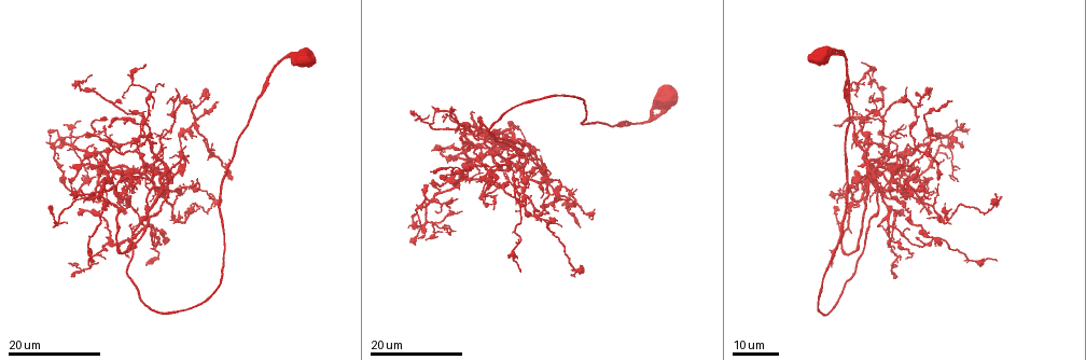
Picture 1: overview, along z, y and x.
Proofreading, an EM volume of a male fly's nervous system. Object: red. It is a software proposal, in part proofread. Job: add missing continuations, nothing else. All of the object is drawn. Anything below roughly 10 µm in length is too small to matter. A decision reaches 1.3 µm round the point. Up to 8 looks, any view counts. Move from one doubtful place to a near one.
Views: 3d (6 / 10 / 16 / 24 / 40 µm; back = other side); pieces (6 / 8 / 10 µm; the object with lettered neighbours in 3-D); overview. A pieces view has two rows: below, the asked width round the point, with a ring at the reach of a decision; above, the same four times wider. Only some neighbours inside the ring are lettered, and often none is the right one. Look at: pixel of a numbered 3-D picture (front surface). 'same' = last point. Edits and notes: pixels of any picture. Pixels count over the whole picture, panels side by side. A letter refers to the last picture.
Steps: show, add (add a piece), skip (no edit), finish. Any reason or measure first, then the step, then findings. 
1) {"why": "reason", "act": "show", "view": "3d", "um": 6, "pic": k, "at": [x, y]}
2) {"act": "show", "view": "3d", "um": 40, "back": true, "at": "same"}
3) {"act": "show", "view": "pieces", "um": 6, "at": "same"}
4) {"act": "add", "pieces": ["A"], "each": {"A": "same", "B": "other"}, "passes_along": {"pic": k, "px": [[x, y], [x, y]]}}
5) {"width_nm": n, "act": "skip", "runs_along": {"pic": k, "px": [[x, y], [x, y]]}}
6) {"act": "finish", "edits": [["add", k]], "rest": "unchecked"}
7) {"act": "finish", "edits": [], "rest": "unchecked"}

{"why": "free end", "act": "show", "view": "3d", "um": 16, "pic": 1, "at": [98, 138]}

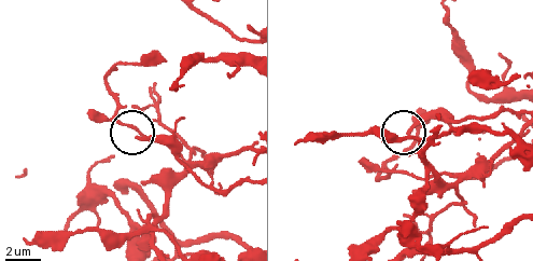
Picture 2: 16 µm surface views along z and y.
{"why": "see the neighbours", "act": "show", "view": "pieces", "um": 6, "pic": 2, "at": [407, 132]}

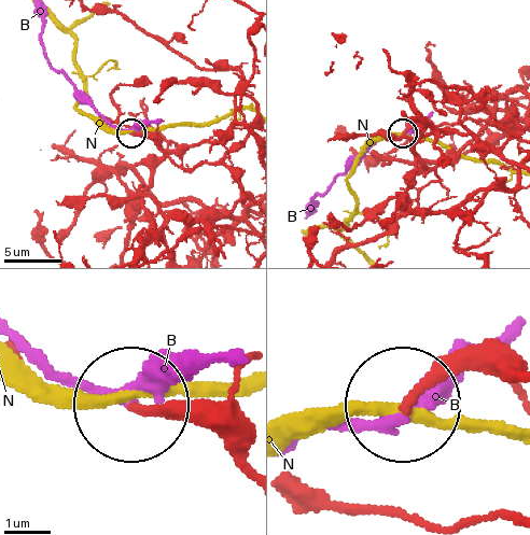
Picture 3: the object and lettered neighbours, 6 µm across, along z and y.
{"width_nm": 170, "act": "add", "pieces": ["B"], "each": {"B": "same", "N": "other"}, "passes_along": {"pic": 3, "px": [[246, 462], [199, 423], [71, 385], [14, 335]]}, "found": "it goes on there"}

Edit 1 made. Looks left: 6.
{"act": "show", "view": "overview"}

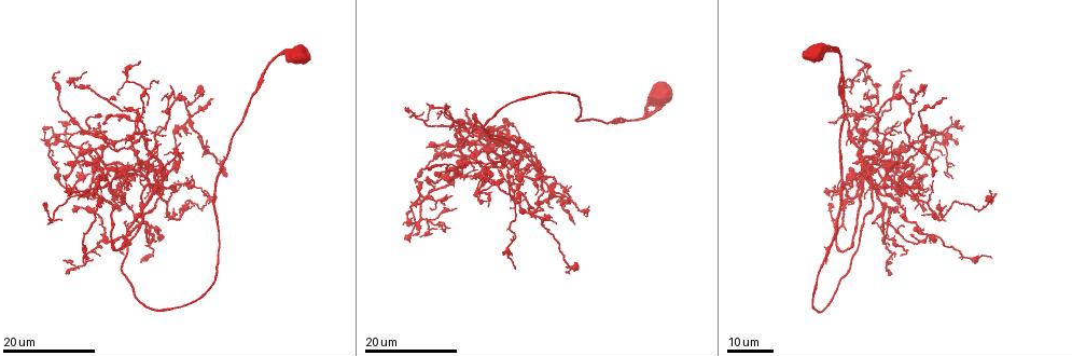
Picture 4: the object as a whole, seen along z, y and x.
{"why": "free end", "act": "show", "view": "3d", "um": 24, "pic": 4, "at": [887, 187]}

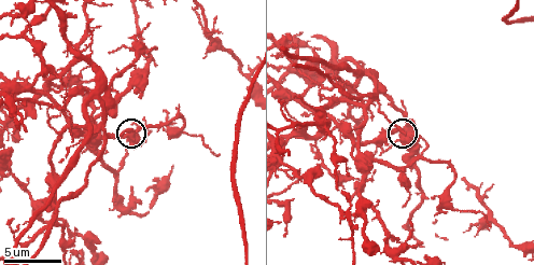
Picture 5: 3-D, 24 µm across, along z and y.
{"why": "what lies round it", "act": "show", "view": "pieces", "um": 10, "pic": 5, "at": [134, 132]}

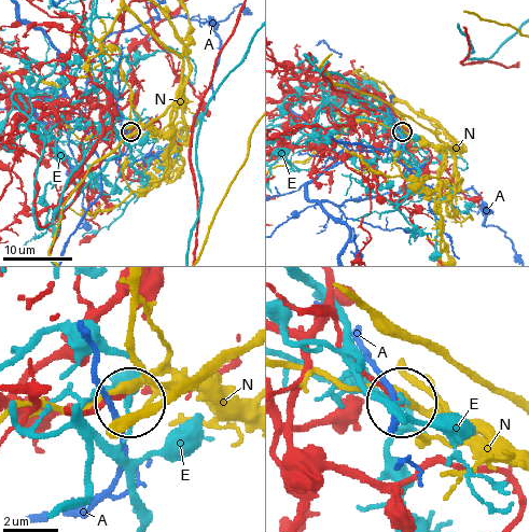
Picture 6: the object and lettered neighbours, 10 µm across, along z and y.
{"width_nm": 190, "act": "skip", "each": {"A": "other", "E": "other", "N": "other"}, "runs_along": {"pic": 6, "px": [[67, 411], [129, 397]]}, "found": "no lettered piece goes on from it"}

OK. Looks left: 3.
{"why": "branch stops here", "act": "show", "view": "3d", "um": 24, "pic": 4, "at": [915, 163]}

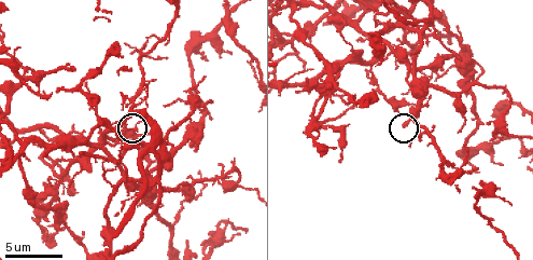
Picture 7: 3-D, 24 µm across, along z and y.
{"act": "show", "view": "pieces", "um": 6, "pic": 7, "at": [403, 123]}

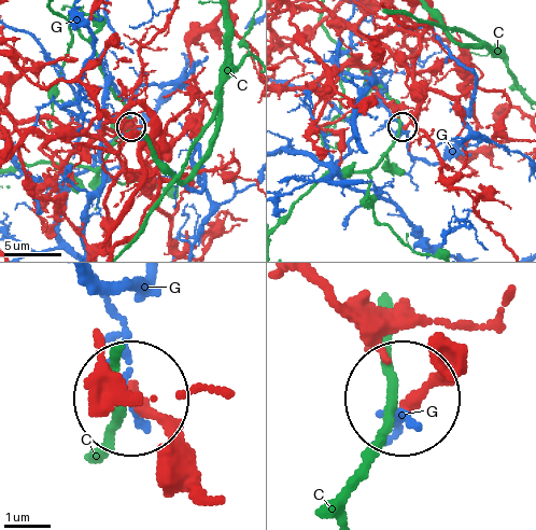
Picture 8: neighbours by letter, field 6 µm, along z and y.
{"act": "skip", "each": {"C": "other", "G": "other"}, "runs_along": {"pic": 8, "px": [[459, 351], [408, 401]]}, "found": "no lettered piece goes on from it"}

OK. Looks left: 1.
{"why": "an open end", "act": "show", "view": "pieces", "um": 8, "pic": 5, "at": [314, 53]}

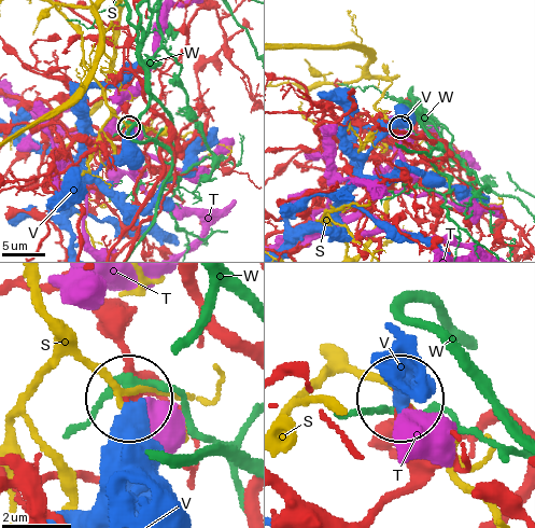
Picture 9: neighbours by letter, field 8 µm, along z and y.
{"act": "skip", "each": {"S": "other", "T": "other", "V": "other", "W": "other"}, "found": "no lettered piece goes on from it"}

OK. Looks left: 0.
{"act": "finish", "edits": [["add", 3]], "rest": "unchecked"}

